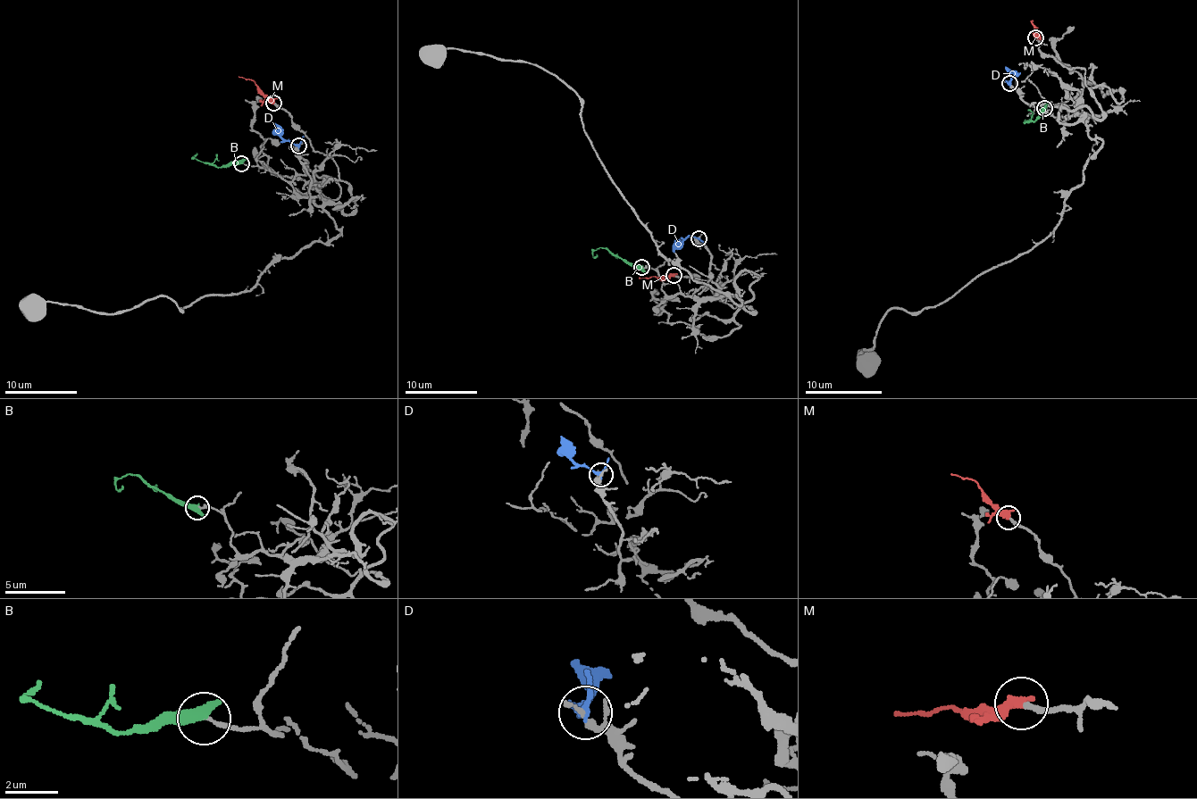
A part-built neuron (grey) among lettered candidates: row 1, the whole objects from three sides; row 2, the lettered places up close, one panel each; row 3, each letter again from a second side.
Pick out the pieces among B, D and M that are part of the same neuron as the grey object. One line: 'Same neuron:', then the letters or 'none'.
Same neuron: M

